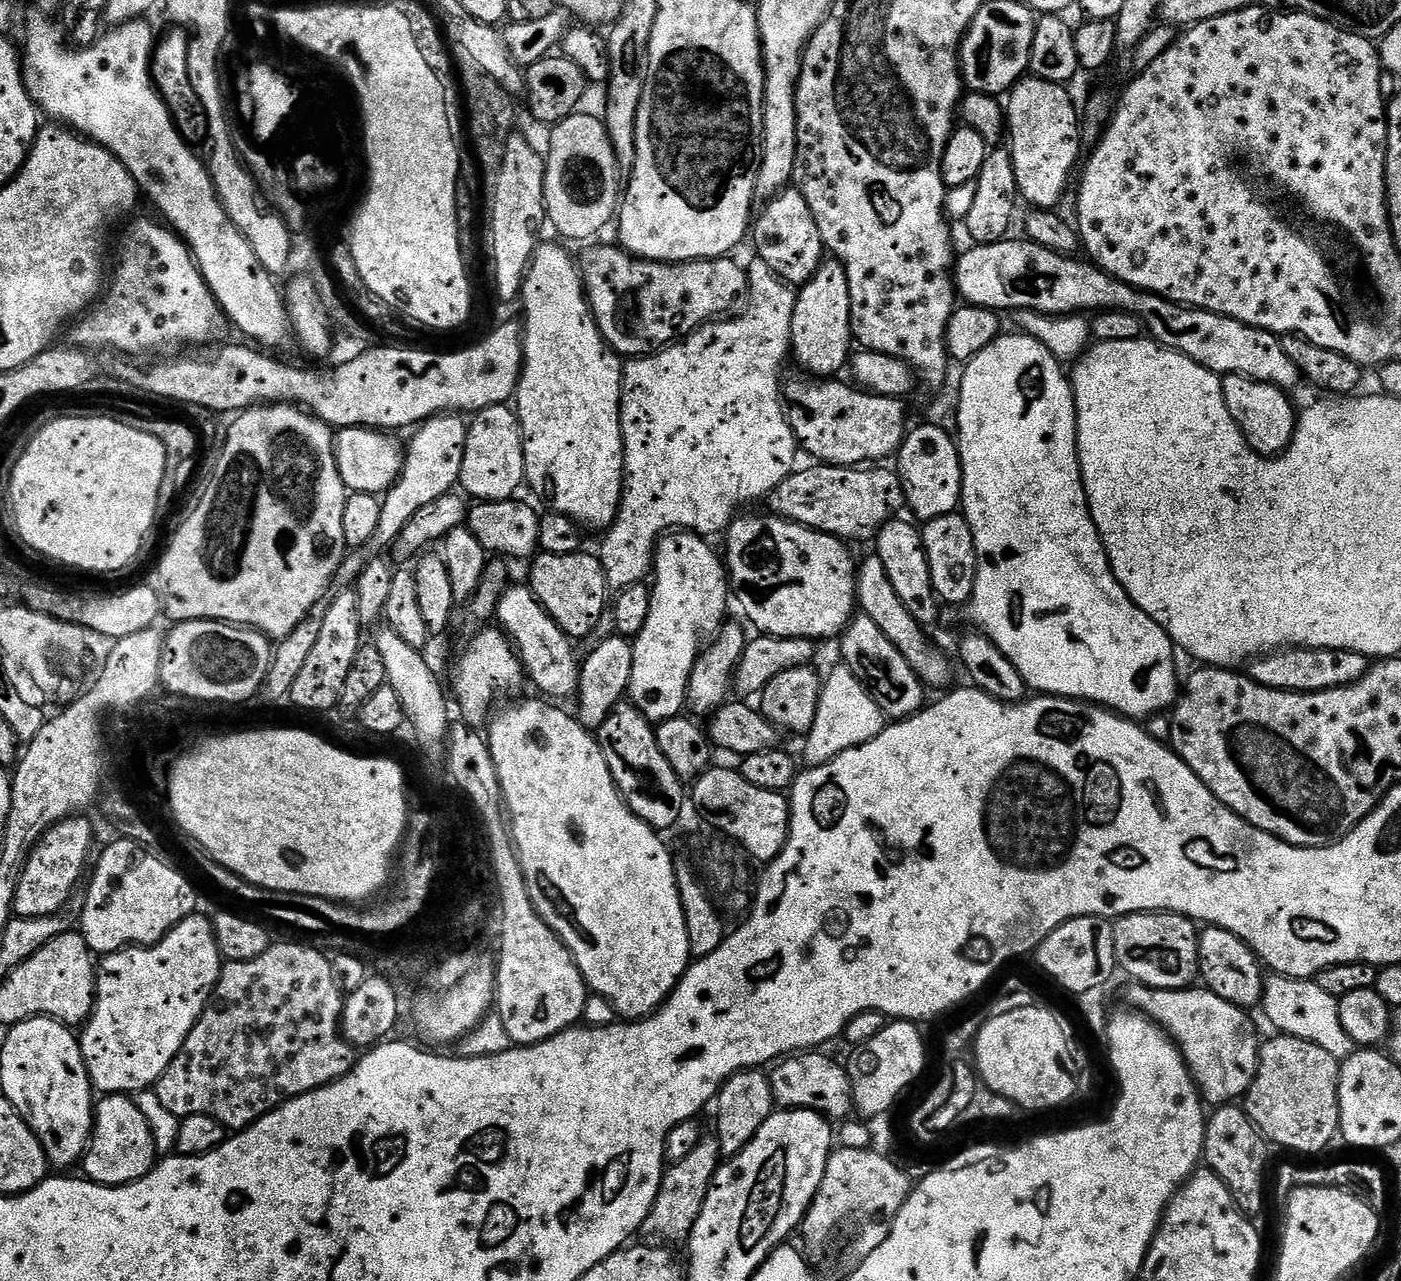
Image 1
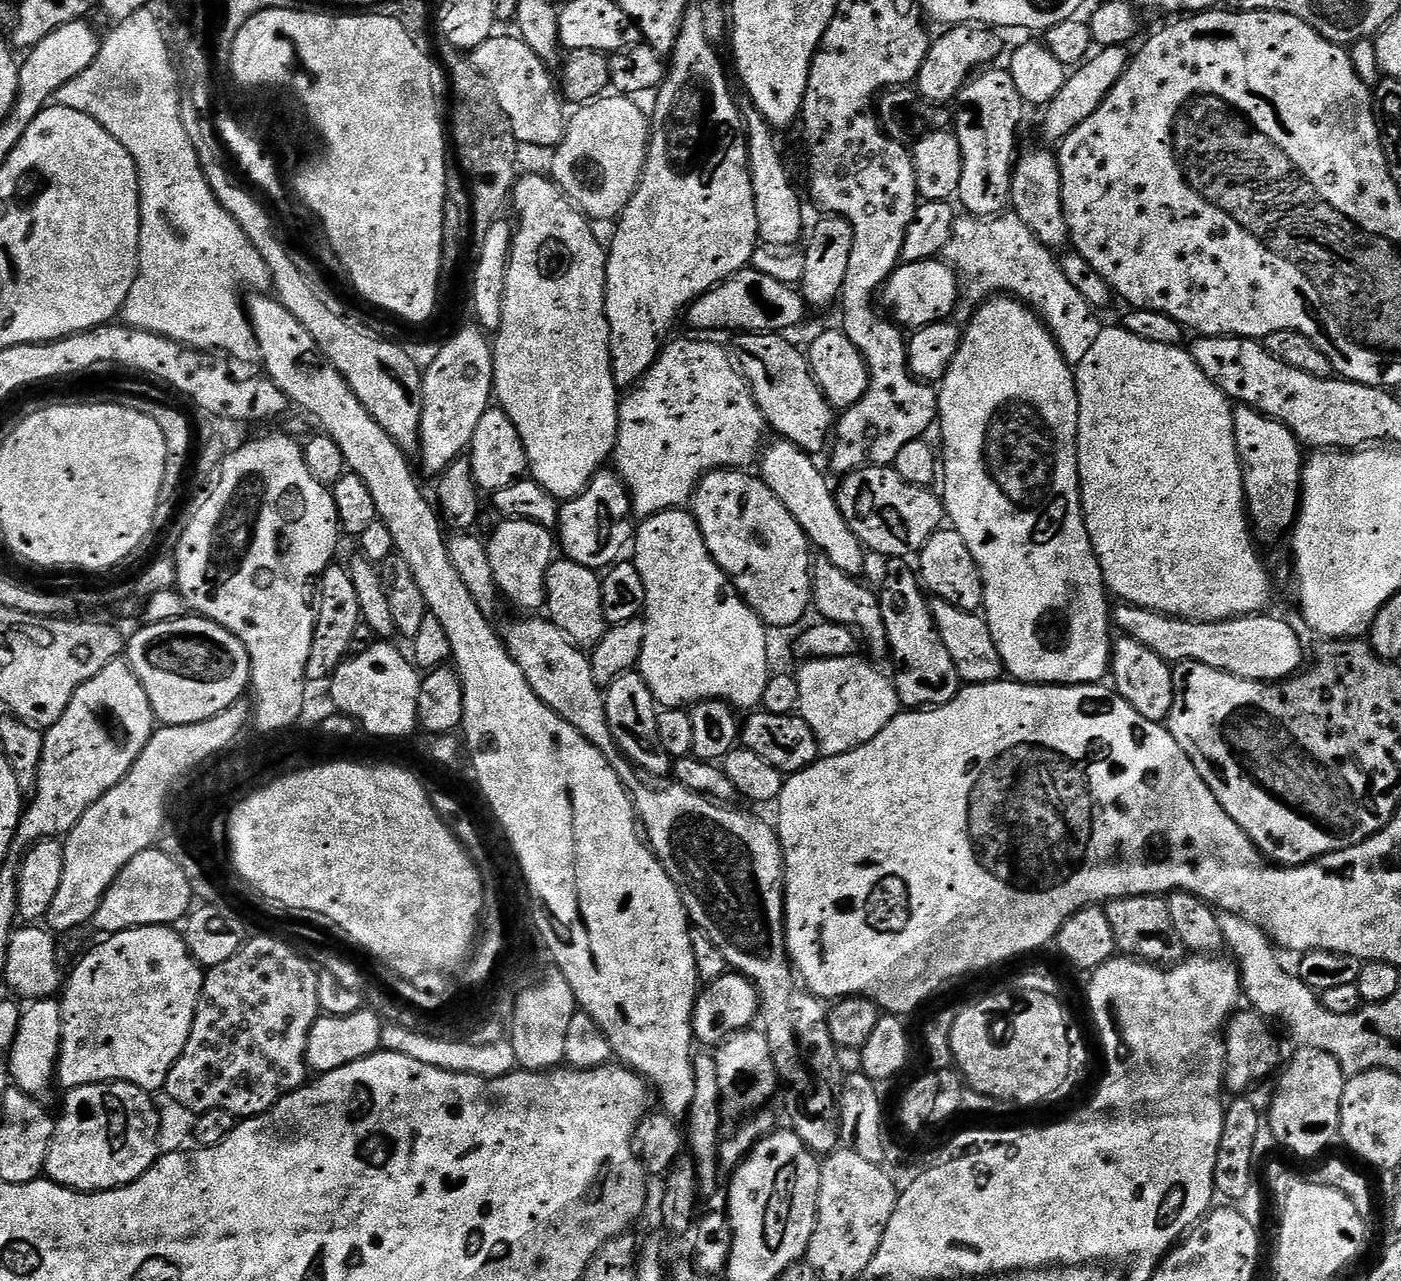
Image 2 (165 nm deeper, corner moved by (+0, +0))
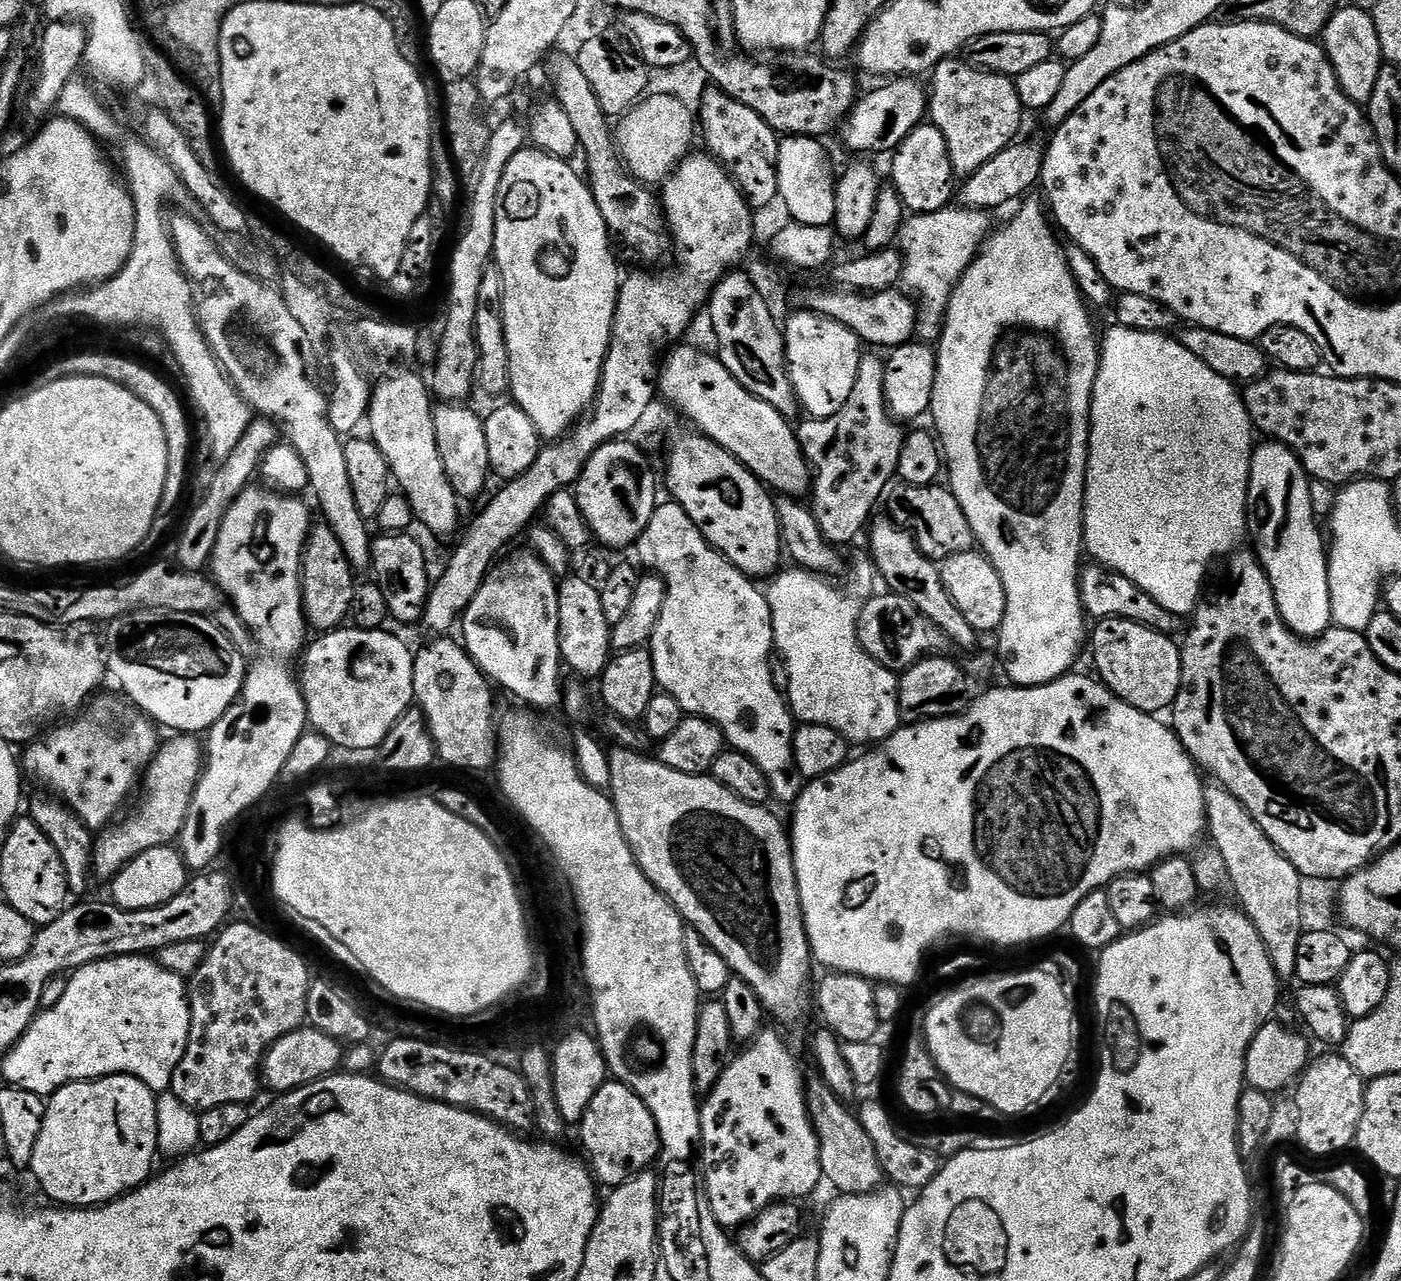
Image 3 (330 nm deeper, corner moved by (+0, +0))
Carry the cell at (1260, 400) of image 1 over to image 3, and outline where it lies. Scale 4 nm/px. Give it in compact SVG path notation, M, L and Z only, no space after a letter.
M1269 439L1268 444L1257 443L1252 450L1252 461L1248 467L1248 502L1246 505L1246 532L1256 545L1254 551L1260 565L1270 578L1274 590L1274 602L1284 624L1295 636L1315 638L1324 635L1333 627L1330 606L1330 582L1328 581L1328 549L1326 536L1316 525L1316 508L1312 505L1313 481L1302 462L1285 444Z

